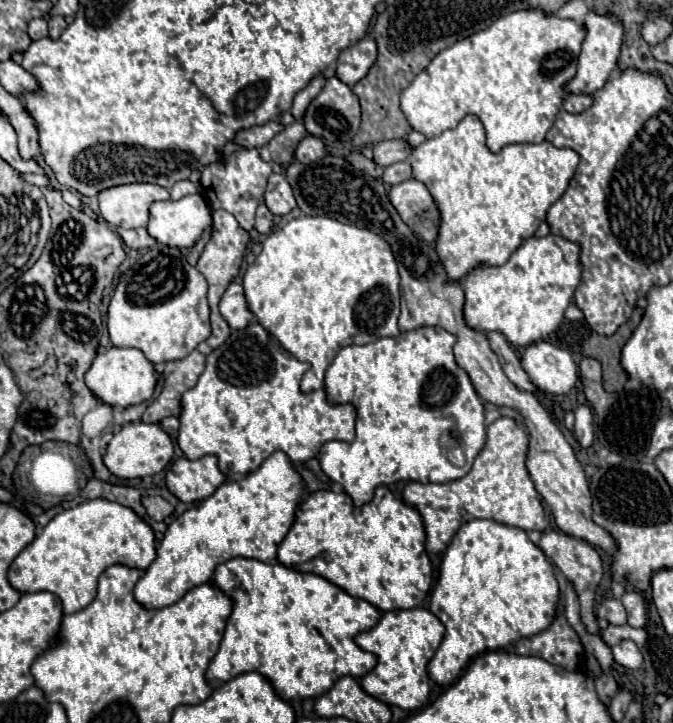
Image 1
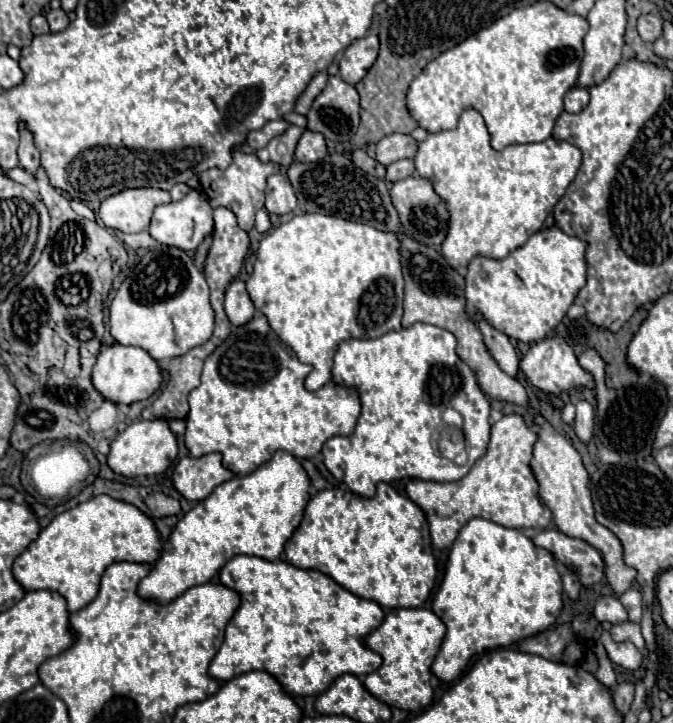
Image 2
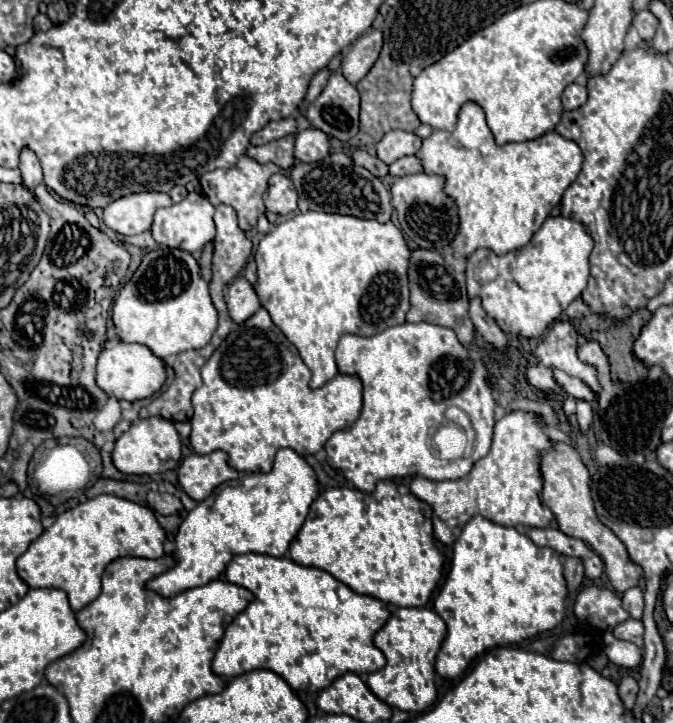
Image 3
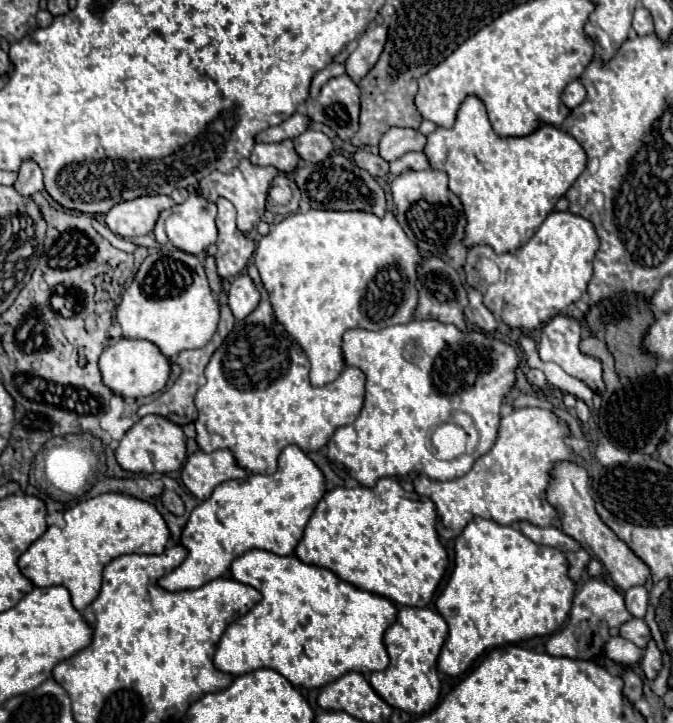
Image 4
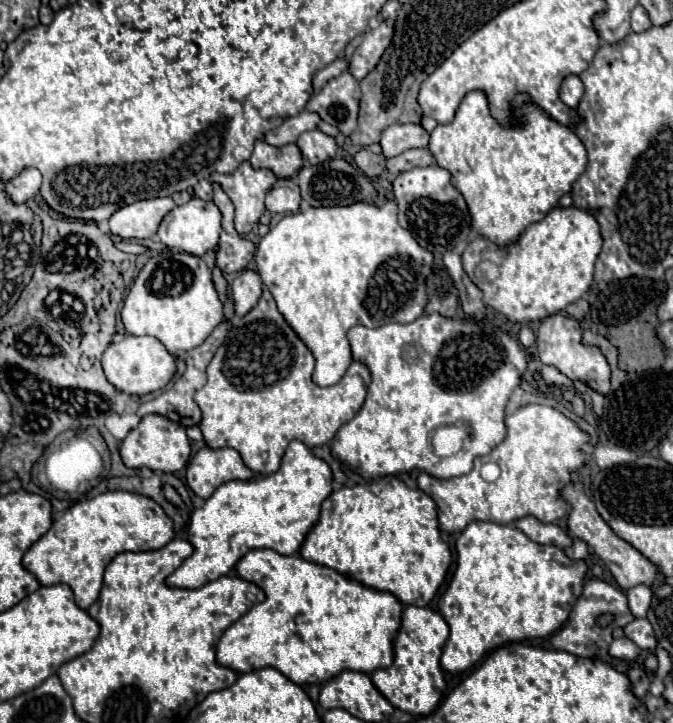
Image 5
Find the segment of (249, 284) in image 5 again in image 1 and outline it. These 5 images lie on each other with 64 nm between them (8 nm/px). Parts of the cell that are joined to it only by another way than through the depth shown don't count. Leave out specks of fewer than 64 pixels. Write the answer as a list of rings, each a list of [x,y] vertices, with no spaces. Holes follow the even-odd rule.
[[[232,282],[220,300],[220,312],[230,328],[246,328],[248,322],[254,318],[252,310],[246,304],[244,288],[238,282]]]

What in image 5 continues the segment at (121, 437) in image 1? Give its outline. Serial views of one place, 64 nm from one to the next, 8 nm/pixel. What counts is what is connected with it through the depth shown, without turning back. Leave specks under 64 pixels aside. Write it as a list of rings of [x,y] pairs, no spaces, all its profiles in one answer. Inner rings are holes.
[[[148,414],[140,420],[138,428],[134,428],[120,444],[120,456],[126,466],[130,468],[142,468],[148,466],[150,470],[160,472],[178,472],[182,470],[190,460],[190,440],[186,436],[186,428],[168,420],[160,414]]]

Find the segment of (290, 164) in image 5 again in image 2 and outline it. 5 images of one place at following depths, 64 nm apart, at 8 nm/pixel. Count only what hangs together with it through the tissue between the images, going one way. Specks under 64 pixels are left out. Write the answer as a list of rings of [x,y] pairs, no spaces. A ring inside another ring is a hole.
[[[290,126],[284,134],[270,140],[266,148],[253,151],[248,145],[241,144],[234,146],[233,152],[243,150],[245,153],[254,153],[262,162],[274,162],[274,164],[280,164],[280,166],[288,168],[294,162],[294,148],[296,148],[296,142],[302,136],[302,132],[304,130],[298,128],[298,126]]]

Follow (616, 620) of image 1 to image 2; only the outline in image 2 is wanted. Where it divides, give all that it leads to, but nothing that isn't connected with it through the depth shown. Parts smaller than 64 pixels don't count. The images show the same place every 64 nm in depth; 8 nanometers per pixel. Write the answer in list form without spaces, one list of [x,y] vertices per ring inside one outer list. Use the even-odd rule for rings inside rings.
[[[600,596],[592,608],[592,614],[598,622],[610,622],[610,624],[618,624],[618,622],[626,622],[628,614],[624,610],[624,606],[620,604],[620,600],[616,596]]]

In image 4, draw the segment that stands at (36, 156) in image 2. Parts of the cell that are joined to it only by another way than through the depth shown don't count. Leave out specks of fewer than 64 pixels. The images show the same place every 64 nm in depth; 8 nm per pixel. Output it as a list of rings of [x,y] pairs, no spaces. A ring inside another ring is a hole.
[[[30,160],[22,162],[14,188],[16,188],[16,192],[20,192],[20,196],[34,196],[36,192],[44,190],[42,170],[38,168],[36,162],[30,162]]]

